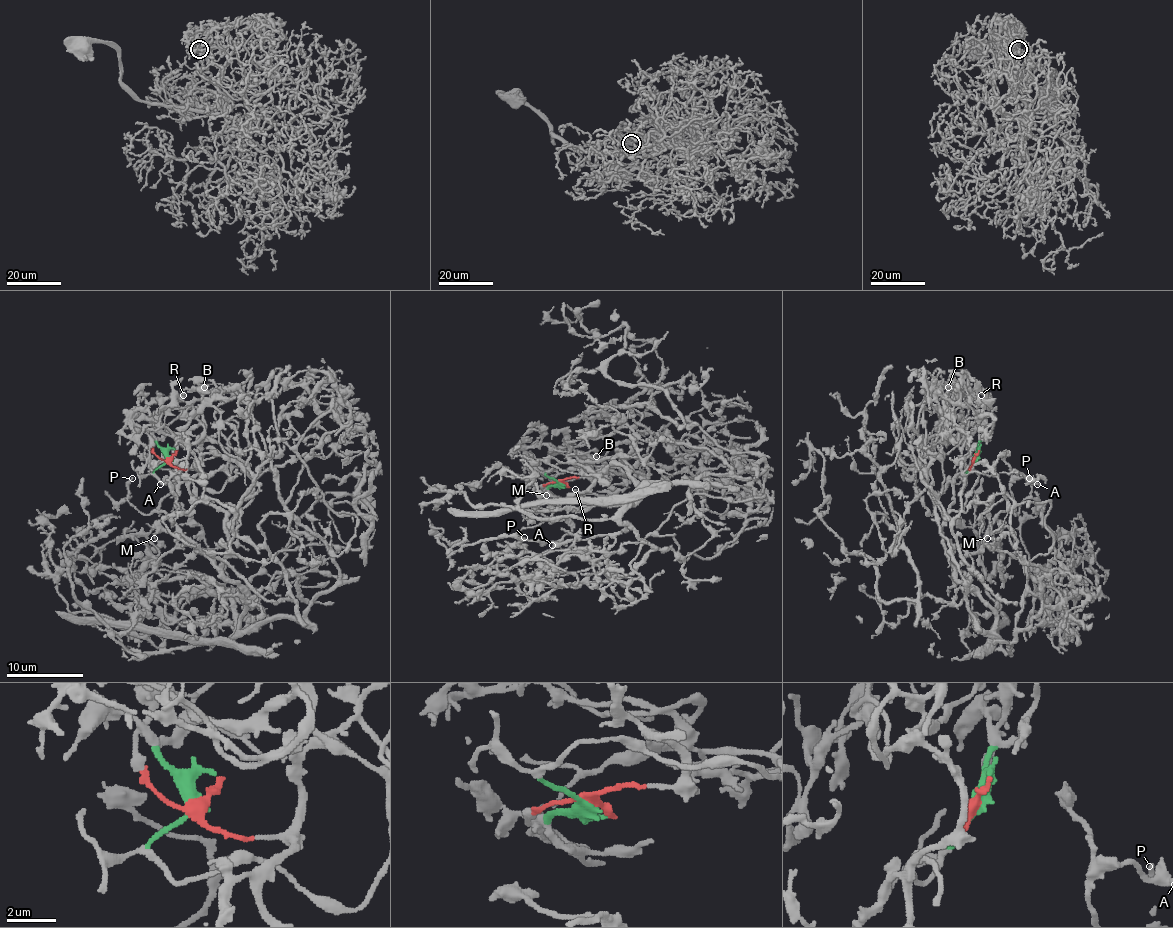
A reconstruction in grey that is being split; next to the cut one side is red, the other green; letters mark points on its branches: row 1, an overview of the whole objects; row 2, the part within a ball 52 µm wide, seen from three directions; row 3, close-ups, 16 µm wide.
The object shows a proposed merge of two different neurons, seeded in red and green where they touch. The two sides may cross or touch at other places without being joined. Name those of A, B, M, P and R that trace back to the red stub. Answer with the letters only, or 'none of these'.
A, M, P

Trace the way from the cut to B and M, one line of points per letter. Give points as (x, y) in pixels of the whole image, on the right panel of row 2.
B: (975, 458), (957, 484), (961, 491), (965, 478), (959, 433), (969, 399), (955, 385), (948, 387)
M: (975, 458), (954, 480), (954, 501), (942, 528), (944, 555), (957, 566), (998, 522), (986, 537)

